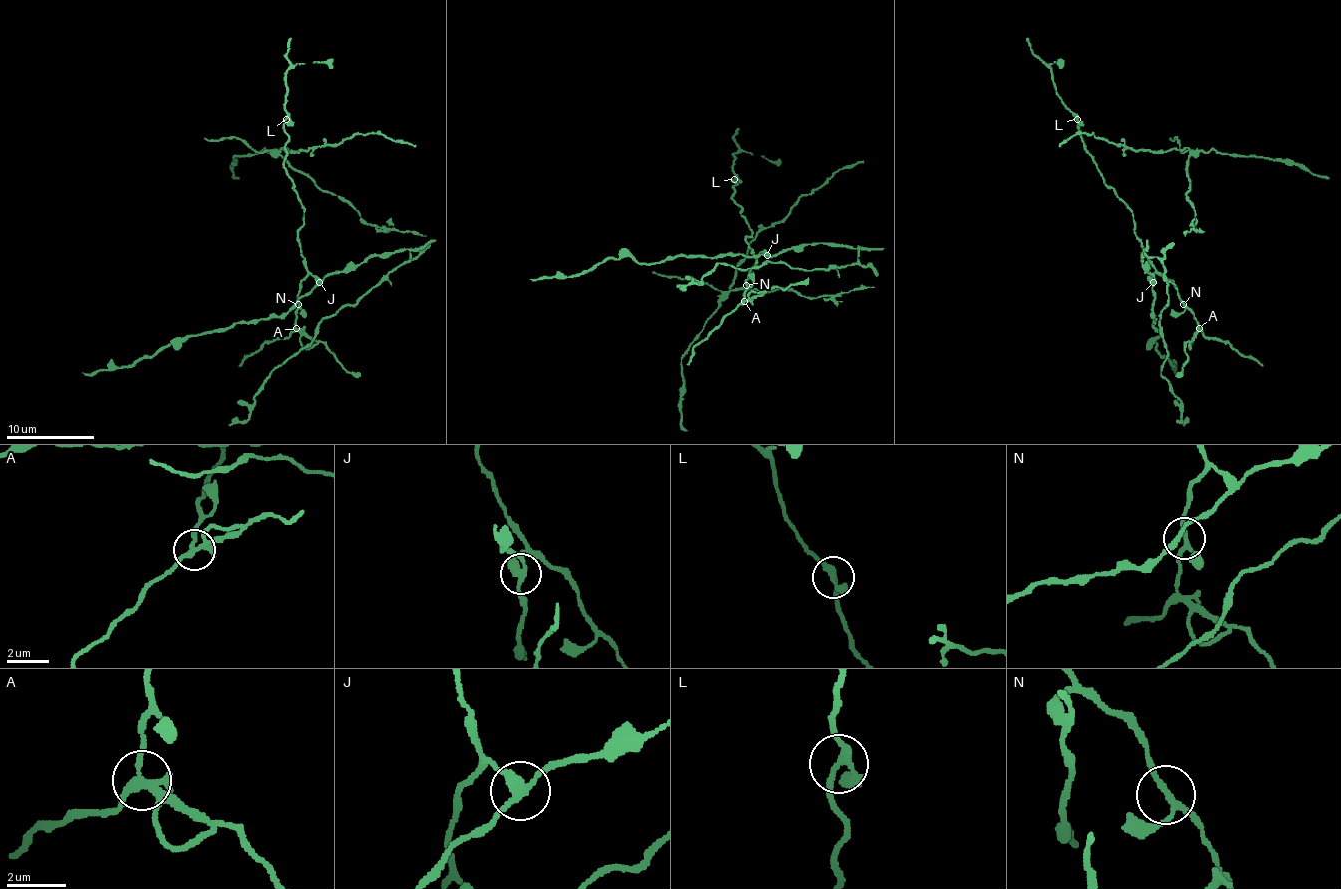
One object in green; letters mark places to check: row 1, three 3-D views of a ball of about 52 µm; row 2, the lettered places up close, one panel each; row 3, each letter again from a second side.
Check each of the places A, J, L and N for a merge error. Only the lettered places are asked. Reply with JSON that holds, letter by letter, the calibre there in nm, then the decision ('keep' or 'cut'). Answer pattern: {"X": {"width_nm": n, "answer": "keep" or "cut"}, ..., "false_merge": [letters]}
{"A": {"width_nm": 240, "answer": "cut"}, "J": {"width_nm": 280, "answer": "cut"}, "L": {"width_nm": 220, "answer": "keep"}, "N": {"width_nm": 170, "answer": "keep"}, "false_merge": ["A", "J"]}

